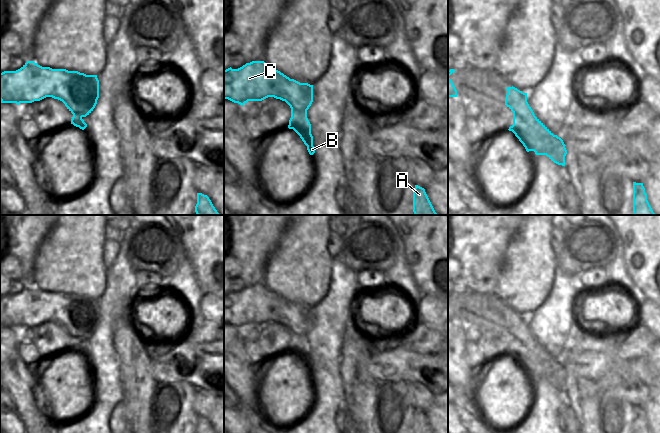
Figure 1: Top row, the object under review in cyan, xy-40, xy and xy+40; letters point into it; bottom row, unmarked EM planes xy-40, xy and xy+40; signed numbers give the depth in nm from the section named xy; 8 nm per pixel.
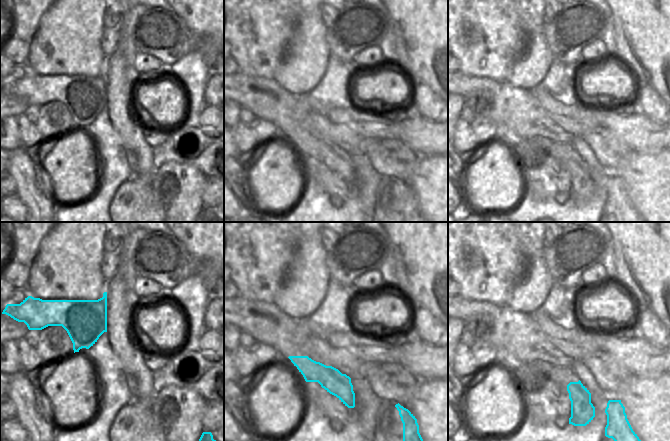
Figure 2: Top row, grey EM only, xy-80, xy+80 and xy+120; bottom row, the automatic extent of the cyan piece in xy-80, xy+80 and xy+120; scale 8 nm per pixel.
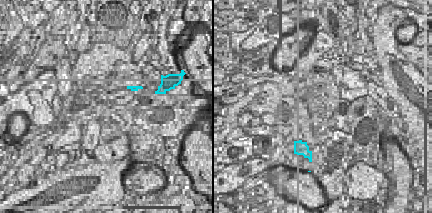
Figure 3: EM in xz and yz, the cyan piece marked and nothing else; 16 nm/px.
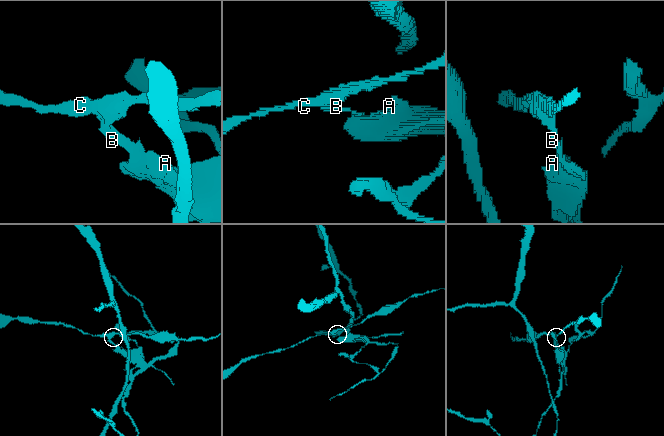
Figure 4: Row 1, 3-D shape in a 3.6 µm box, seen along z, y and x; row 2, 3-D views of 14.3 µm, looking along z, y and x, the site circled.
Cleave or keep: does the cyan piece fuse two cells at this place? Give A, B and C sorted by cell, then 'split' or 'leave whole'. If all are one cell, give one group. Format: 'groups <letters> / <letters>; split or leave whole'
groups A B / C; split

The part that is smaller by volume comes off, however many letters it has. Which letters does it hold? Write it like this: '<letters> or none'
C

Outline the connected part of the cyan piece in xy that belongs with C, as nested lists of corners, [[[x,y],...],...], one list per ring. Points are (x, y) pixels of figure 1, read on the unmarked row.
[[[252,285],[238,293],[224,294],[224,323],[243,330],[248,325],[262,325],[268,321],[288,325],[298,335],[307,335],[313,326],[313,309],[290,303],[264,285]]]

